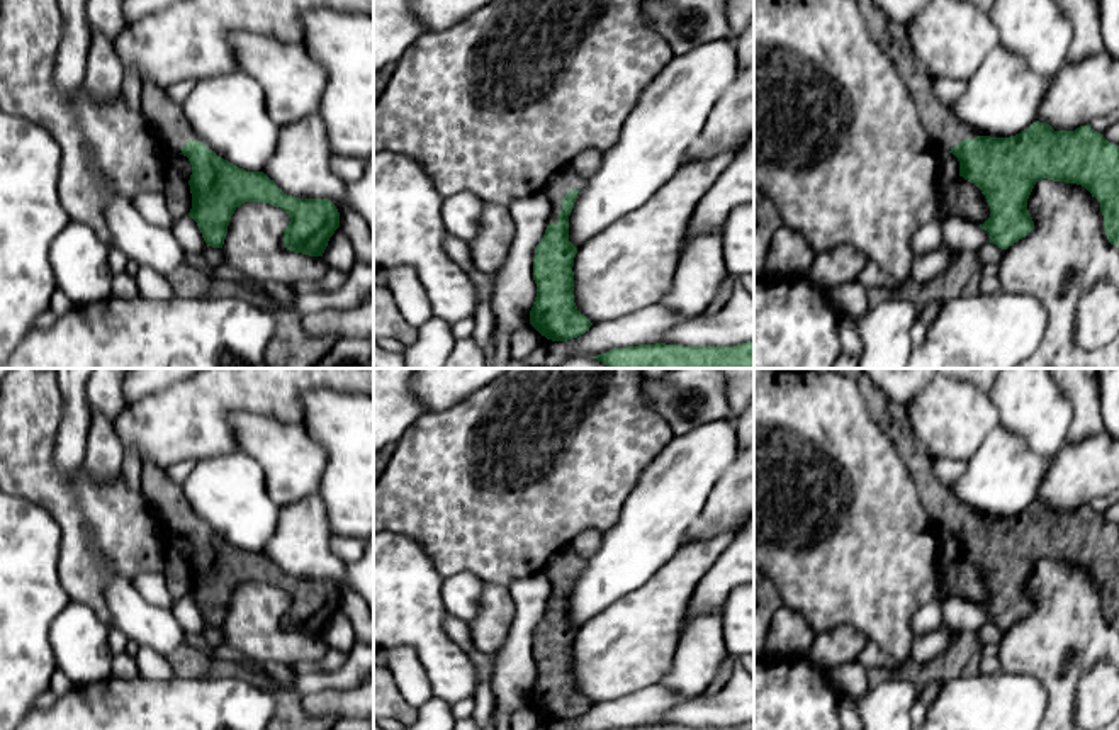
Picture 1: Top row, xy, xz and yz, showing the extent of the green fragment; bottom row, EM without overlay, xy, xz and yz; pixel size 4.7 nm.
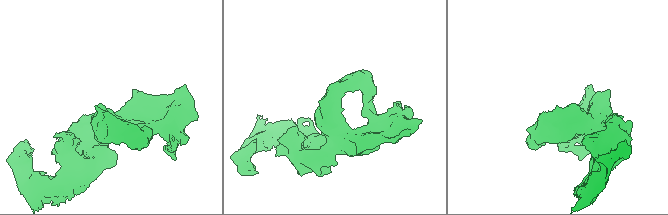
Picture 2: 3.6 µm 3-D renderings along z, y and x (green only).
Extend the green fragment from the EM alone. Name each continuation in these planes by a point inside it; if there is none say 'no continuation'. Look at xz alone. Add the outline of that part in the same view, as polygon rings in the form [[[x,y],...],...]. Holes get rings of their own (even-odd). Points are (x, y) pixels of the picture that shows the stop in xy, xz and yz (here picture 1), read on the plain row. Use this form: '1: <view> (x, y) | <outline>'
1: xz (562, 562) | [[[571,545],[548,559],[542,572],[552,582],[550,603],[559,604],[559,592],[562,591],[562,584],[560,584],[562,579],[571,570],[579,570],[582,564],[584,560],[577,553],[572,552]]]

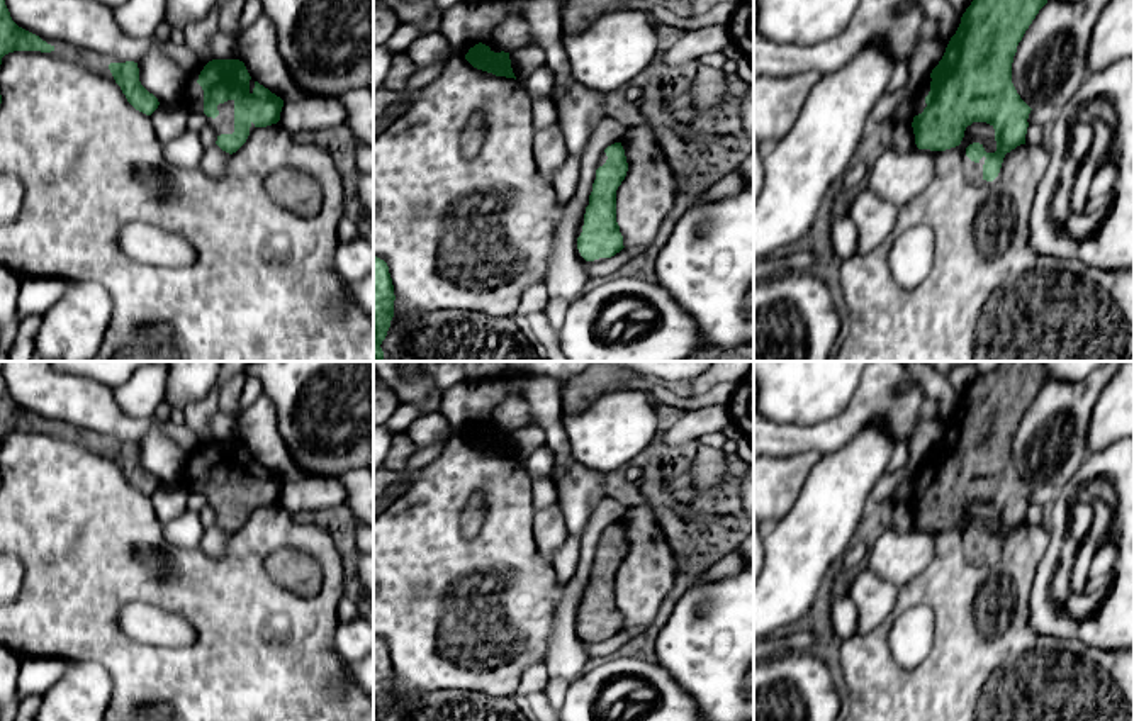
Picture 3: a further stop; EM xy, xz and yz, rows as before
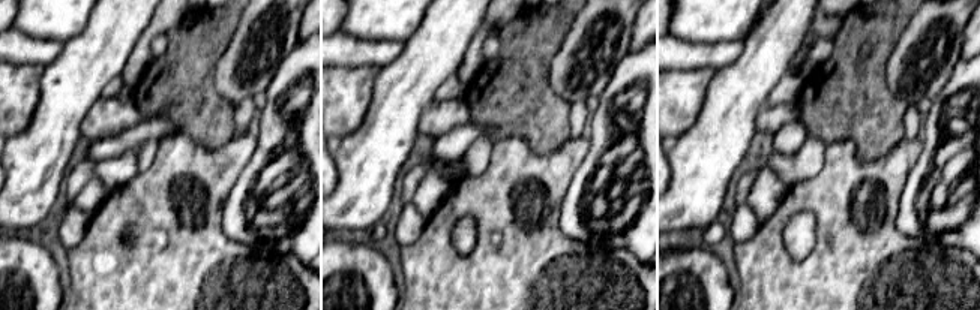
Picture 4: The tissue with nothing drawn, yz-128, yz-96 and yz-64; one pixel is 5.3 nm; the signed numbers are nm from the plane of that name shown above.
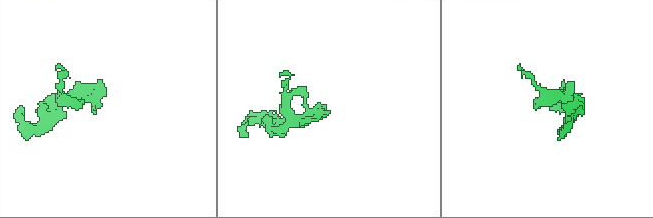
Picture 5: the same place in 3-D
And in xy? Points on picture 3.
1: xy (194, 475) | [[[199,463],[190,465],[185,470],[185,482],[190,489],[204,494],[204,470]],[[227,480],[217,485],[219,495],[216,499],[207,497],[207,504],[216,511],[216,519],[221,514],[234,512],[234,480]]]

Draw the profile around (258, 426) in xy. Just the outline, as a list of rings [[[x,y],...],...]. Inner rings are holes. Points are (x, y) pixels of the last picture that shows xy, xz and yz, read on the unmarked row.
[[[261,394],[248,409],[238,416],[241,441],[250,456],[280,477],[284,482],[309,478],[289,453],[287,443],[278,433],[273,402]]]

